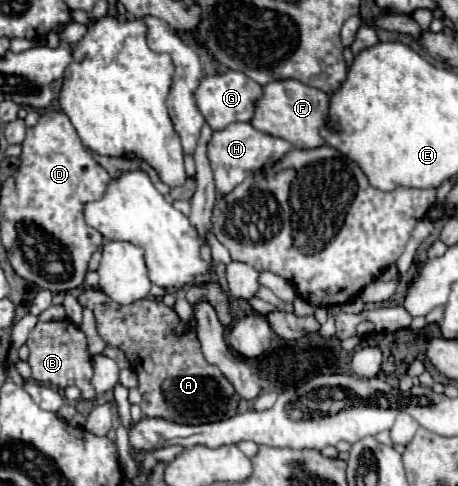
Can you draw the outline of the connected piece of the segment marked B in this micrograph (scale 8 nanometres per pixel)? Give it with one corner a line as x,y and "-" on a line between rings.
68,318
64,320
52,320
52,322
38,322
34,330
28,336
26,346
30,348
28,364
32,368
32,380
38,384
46,384
58,390
64,390
68,386
78,386
82,390
84,400
94,400
96,392
90,384
90,376
94,374
92,366
92,354
88,348
86,334
72,324

